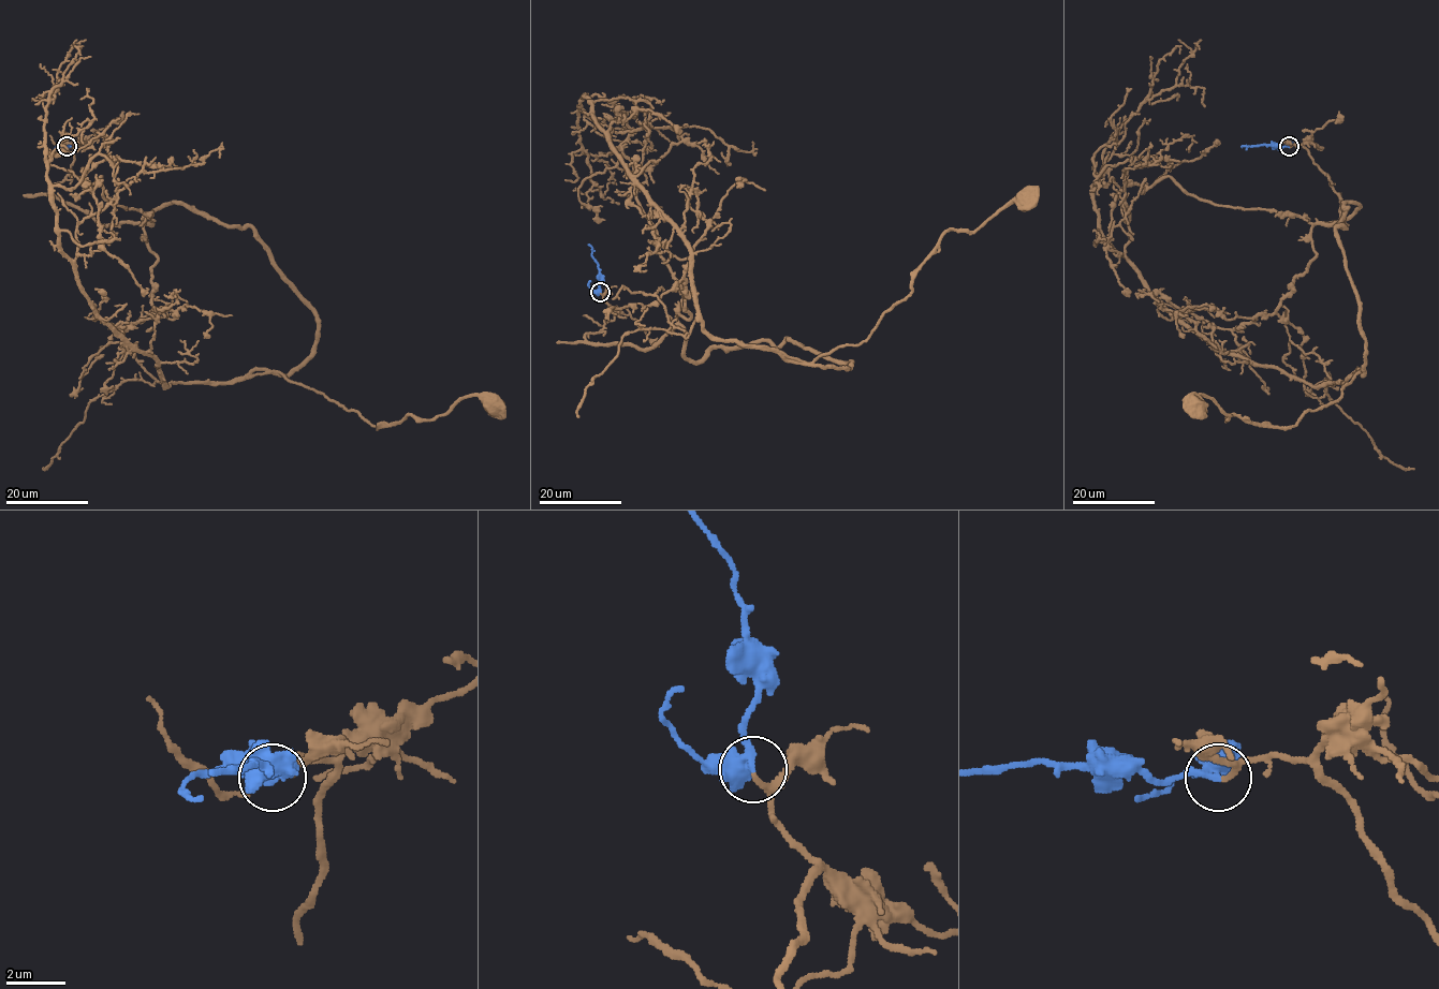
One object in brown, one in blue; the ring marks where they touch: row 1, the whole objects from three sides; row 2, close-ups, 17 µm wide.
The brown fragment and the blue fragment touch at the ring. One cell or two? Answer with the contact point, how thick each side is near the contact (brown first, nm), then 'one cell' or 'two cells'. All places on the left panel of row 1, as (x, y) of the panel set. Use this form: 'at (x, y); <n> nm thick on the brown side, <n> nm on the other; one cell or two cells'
at (67, 146); 150 nm thick on the brown side, 300 nm on the other; one cell

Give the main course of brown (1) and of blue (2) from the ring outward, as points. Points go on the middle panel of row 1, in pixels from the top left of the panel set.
1: (601, 292), (588, 342), (679, 325), (693, 362), (789, 339), (850, 368), (813, 362), (1028, 195)
2: (601, 292), (598, 262), (588, 245)

